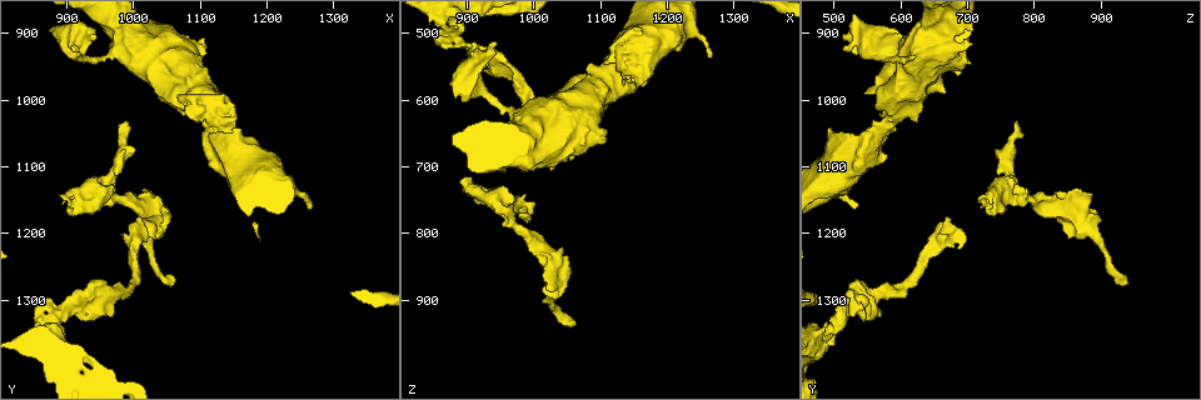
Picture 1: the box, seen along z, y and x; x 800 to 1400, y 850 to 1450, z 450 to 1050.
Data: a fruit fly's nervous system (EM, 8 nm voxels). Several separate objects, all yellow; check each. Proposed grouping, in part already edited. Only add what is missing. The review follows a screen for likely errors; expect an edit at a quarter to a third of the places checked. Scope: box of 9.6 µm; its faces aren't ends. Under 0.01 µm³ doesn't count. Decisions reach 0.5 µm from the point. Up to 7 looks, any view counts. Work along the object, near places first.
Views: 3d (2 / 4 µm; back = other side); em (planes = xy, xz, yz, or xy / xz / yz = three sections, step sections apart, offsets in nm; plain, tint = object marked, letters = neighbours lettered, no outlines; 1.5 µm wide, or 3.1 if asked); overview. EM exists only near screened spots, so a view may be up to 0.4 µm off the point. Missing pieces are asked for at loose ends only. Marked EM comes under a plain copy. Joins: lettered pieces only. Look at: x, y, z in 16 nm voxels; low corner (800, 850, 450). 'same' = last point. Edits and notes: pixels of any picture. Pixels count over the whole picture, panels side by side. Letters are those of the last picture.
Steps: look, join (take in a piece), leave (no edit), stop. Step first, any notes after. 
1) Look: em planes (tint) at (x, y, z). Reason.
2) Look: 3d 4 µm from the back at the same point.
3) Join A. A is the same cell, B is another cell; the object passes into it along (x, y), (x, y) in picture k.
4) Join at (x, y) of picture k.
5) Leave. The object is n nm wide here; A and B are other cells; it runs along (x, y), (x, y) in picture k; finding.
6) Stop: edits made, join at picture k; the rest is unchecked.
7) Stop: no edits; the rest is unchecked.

Look: em planes (tint) at (990, 1030, 770).

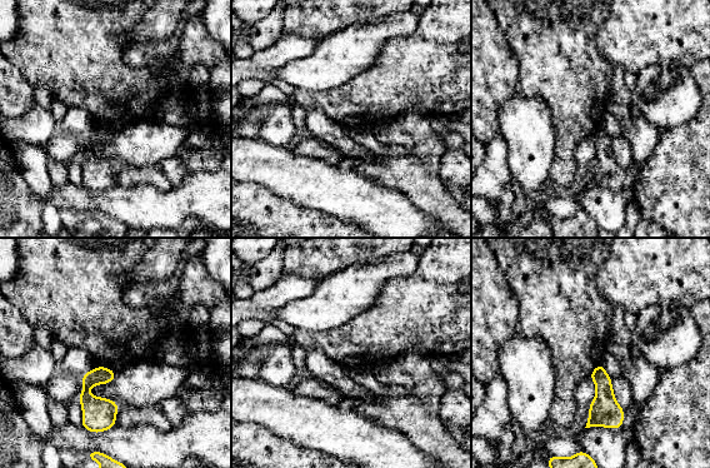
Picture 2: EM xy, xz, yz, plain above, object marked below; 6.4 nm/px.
Look: em planes (letters) at the same point. What lies round it.

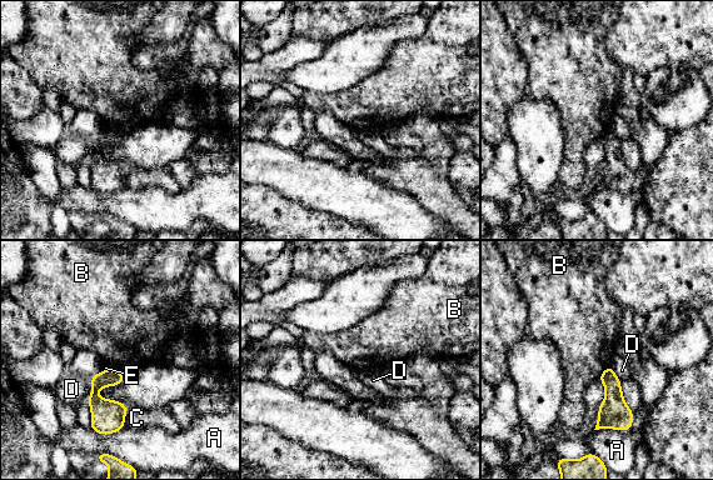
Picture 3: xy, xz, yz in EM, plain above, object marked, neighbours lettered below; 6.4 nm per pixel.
Leave. A, B, C, D and E are other cells; a border runs along (611, 364), (604, 370) in picture 3; none of them fits.

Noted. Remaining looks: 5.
Look: 3d 2 µm at (900, 1160, 740). Free end.

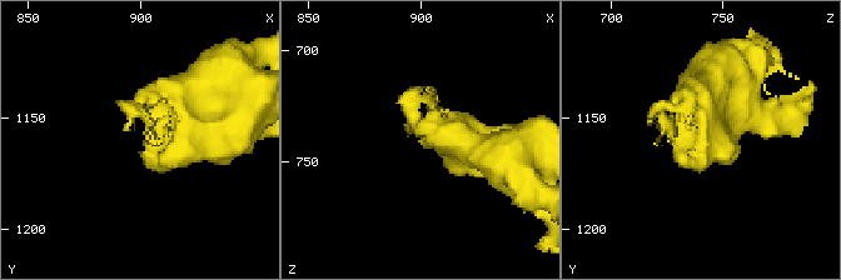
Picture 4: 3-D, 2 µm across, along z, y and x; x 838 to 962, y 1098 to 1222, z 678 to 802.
Look: em xy step 4 (tint) at (902, 1163, 741). Now the EM.

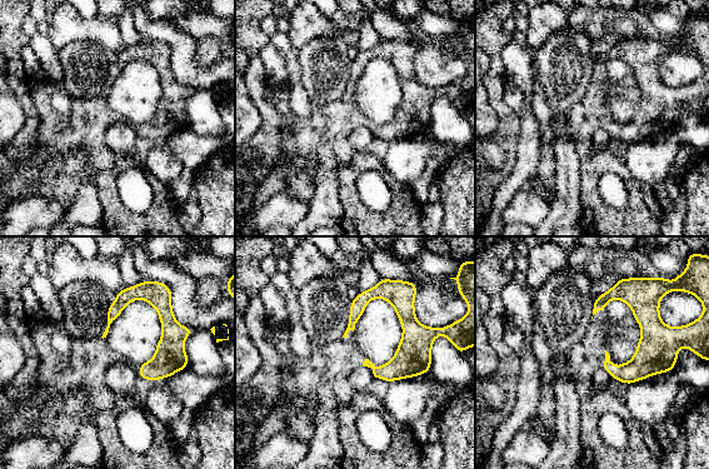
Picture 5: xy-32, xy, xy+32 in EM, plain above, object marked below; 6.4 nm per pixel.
Look: em planes (letters) at the same point. Cut it another way.

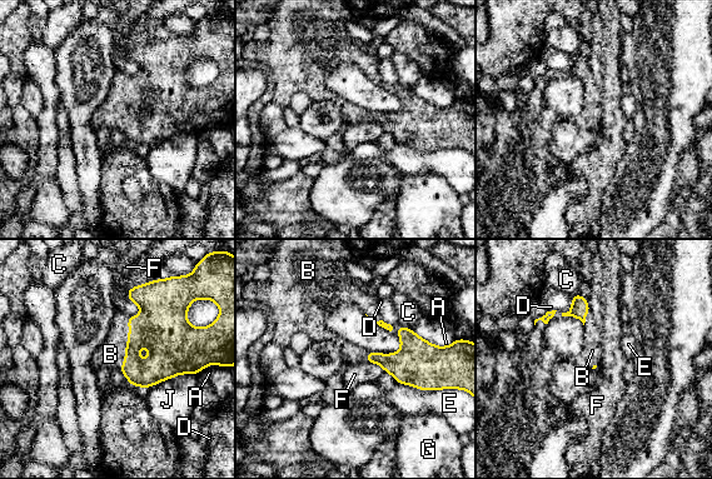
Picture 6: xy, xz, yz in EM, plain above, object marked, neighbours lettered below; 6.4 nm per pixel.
Join B. B is the same cell, A, C, D, E, F, G and J are other cells; it goes on there.

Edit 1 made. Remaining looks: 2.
Stop: edits made, join at picture 6; the rest is unchecked.

